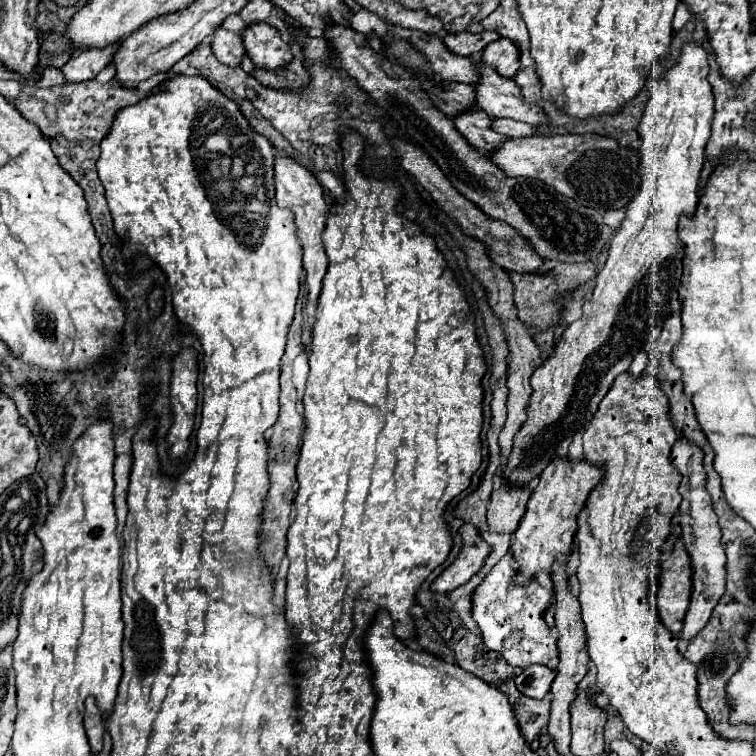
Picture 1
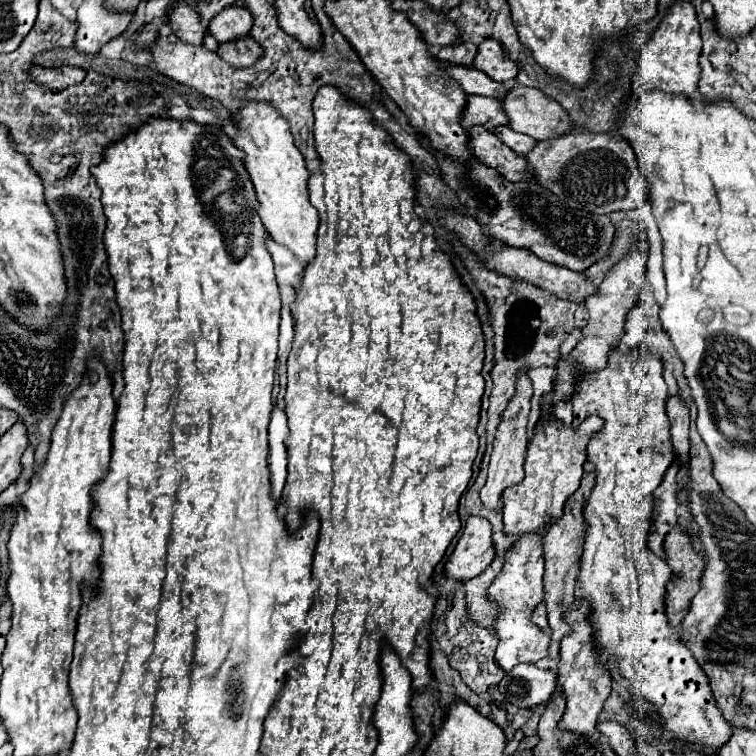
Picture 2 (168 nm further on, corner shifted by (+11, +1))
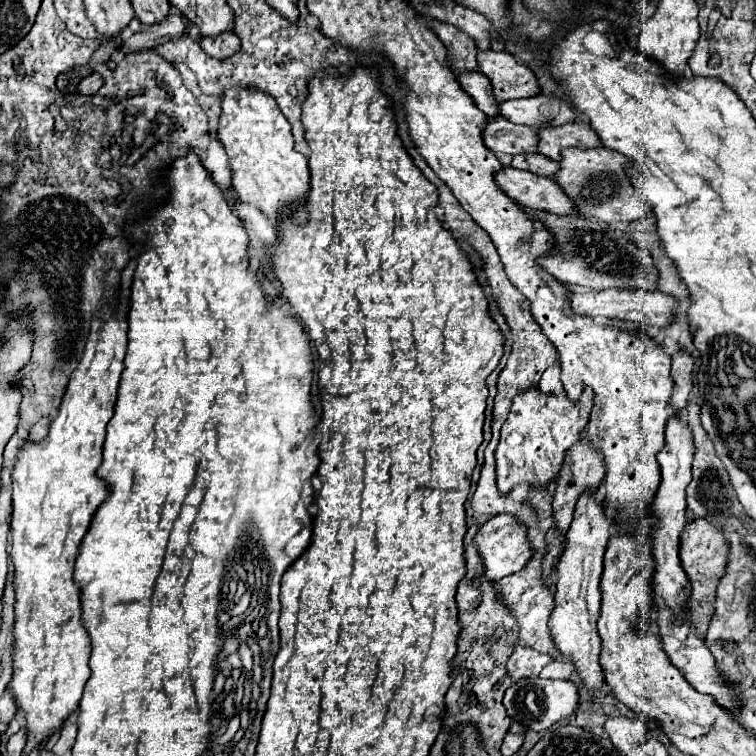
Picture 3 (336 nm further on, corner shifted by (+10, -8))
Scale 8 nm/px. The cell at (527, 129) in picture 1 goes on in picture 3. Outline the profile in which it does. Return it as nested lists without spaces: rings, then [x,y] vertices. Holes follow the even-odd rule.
[[[524,154],[524,156],[514,156],[512,162],[510,162],[512,168],[518,168],[518,170],[528,170],[532,174],[538,174],[538,176],[546,176],[546,178],[554,178],[560,164],[542,156],[542,154]]]

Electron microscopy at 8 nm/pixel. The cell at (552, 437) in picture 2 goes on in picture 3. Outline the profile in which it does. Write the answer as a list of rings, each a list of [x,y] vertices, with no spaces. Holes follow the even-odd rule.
[[[528,388],[512,398],[508,420],[502,426],[500,444],[494,450],[498,490],[508,494],[514,486],[526,482],[530,486],[548,486],[558,476],[566,450],[580,438],[582,428],[588,422],[594,394],[584,388],[574,402],[566,394],[544,394],[538,388]]]

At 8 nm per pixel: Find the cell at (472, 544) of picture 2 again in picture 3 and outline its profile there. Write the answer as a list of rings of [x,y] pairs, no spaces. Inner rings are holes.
[[[512,514],[494,516],[490,522],[486,522],[486,526],[476,536],[476,548],[484,562],[486,576],[494,578],[494,580],[500,580],[504,576],[520,572],[534,554],[534,548],[530,546],[528,536],[526,536],[526,526]]]

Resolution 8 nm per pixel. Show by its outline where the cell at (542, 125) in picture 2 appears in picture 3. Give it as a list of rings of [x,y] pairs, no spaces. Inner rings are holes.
[[[572,122],[566,126],[558,128],[540,128],[536,130],[540,136],[538,142],[538,152],[548,156],[550,160],[560,162],[560,152],[562,148],[598,148],[600,138],[598,134],[590,128],[588,122]]]

